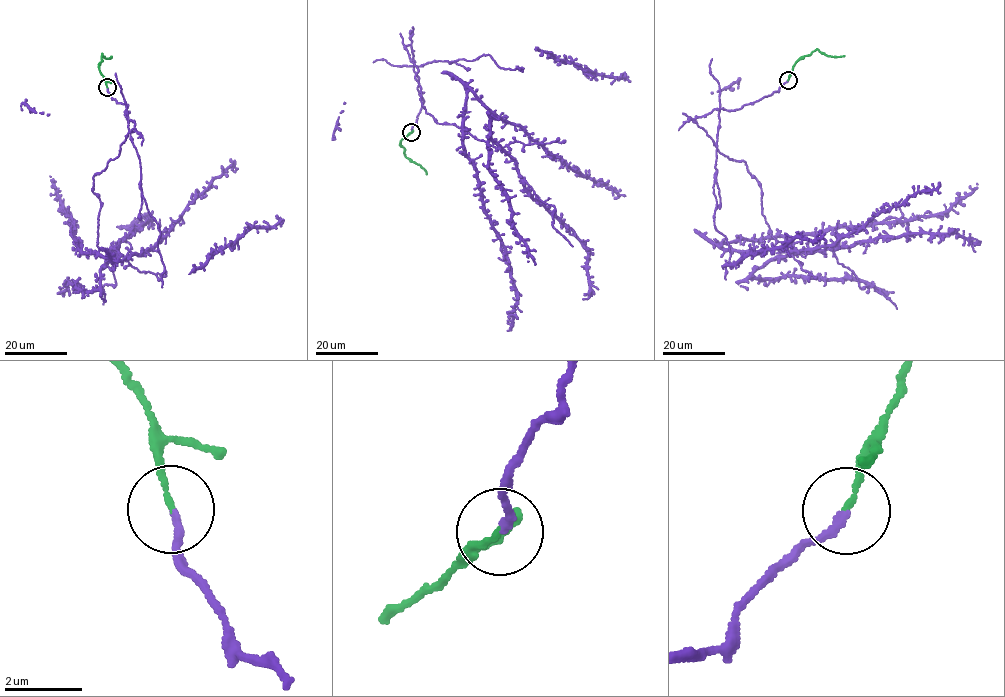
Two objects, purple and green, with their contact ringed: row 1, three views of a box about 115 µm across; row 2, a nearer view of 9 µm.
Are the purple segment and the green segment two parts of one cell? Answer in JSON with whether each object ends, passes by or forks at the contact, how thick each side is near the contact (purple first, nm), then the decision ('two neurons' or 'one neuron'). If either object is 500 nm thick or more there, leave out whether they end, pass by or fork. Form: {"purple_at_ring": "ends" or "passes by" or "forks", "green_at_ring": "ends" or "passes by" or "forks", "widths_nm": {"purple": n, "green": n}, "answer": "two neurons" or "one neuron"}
{"purple_at_ring": "ends", "green_at_ring": "ends", "widths_nm": {"purple": 190, "green": 140}, "answer": "one neuron"}

